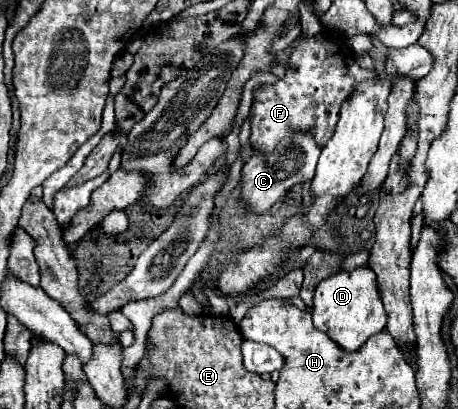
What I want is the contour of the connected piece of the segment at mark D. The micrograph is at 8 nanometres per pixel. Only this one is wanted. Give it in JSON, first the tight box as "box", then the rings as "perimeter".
{"box":[312,266,386,350],"perimeter":[[[360,266],[352,272],[338,270],[336,274],[324,278],[314,292],[312,318],[314,326],[326,332],[338,346],[344,350],[358,350],[370,336],[386,328],[386,310],[376,282],[376,272],[368,266]]]}

